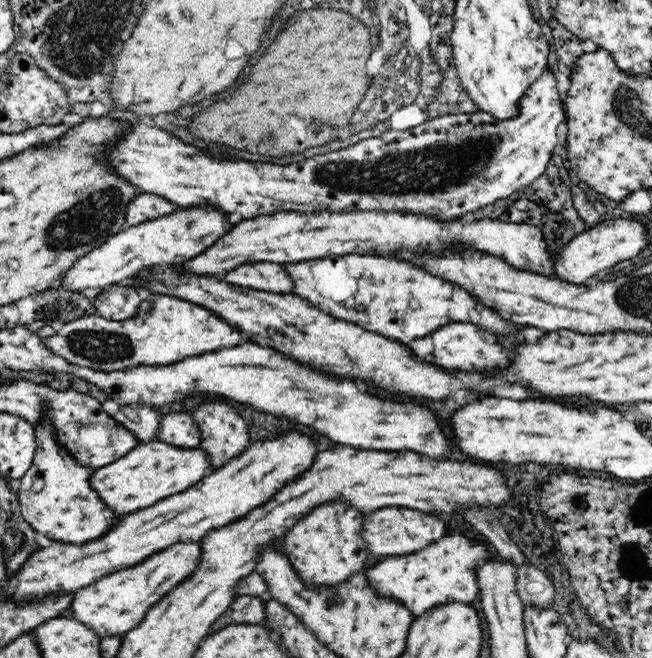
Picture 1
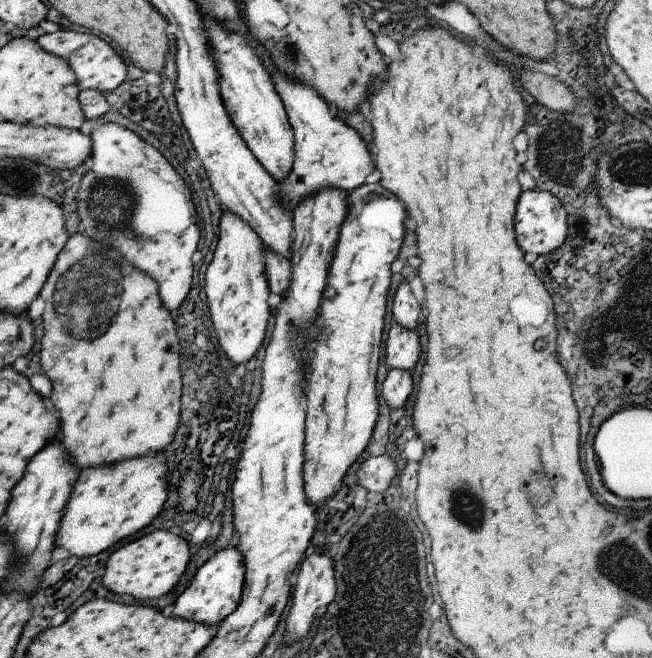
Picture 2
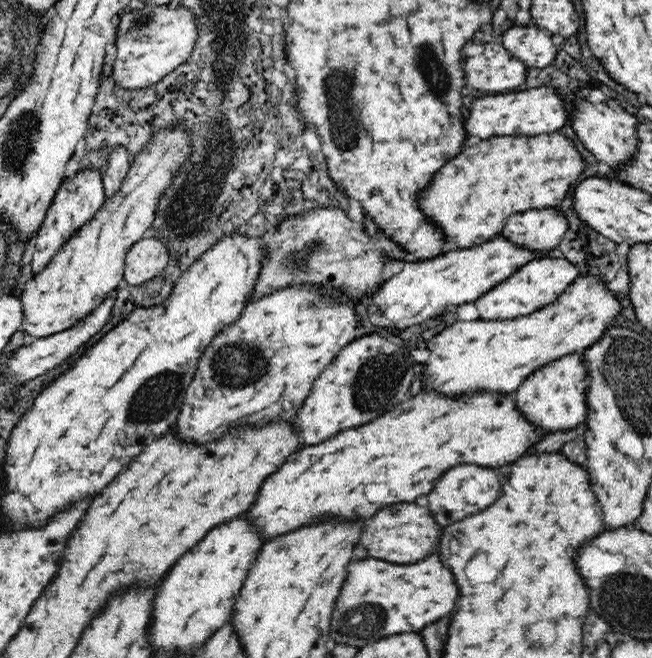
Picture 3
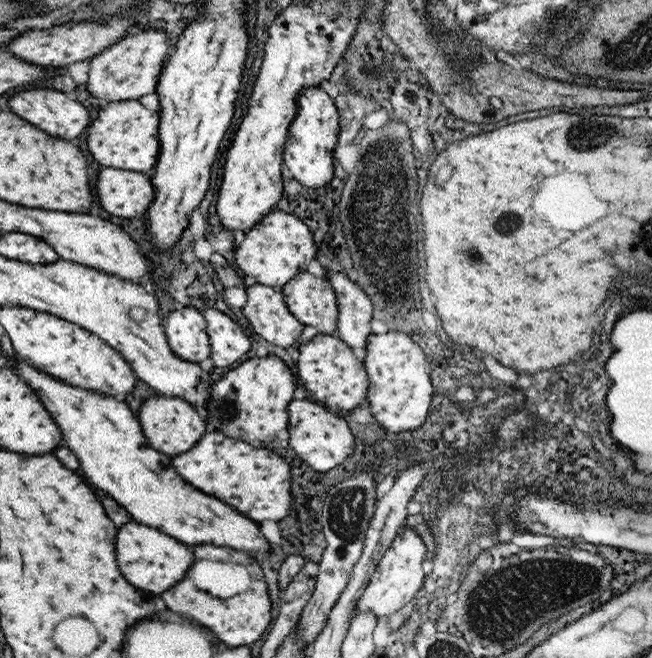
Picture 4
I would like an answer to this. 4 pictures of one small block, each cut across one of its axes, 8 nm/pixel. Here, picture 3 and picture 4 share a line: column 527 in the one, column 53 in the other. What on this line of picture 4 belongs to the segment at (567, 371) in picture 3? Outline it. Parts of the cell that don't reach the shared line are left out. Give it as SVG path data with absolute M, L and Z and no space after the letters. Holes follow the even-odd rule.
M17 364L17 374L21 374L21 378L25 378L25 382L29 382L29 386L33 386L33 390L37 390L37 394L41 394L41 402L45 402L45 410L49 410L49 414L53 414L53 420L57 422L57 426L61 426L61 434L65 438L65 446L69 450L73 450L77 454L79 466L81 466L81 476L85 478L85 482L89 486L93 486L99 494L105 494L109 498L113 498L121 508L125 508L129 512L129 516L133 518L133 522L155 528L171 538L177 538L179 542L185 544L213 544L213 546L229 546L235 550L241 550L245 554L253 554L259 560L265 560L269 556L269 544L263 538L263 534L259 532L259 524L251 522L249 518L243 518L235 508L219 502L213 496L207 496L199 490L195 490L193 486L185 484L177 472L173 470L167 454L157 452L155 448L149 446L149 442L145 440L141 422L135 420L137 412L131 412L129 406L125 406L123 402L117 402L113 398L105 398L99 396L97 392L89 392L89 390L81 390L81 388L73 388L73 386L65 386L59 380L53 380L41 372L37 372L35 368L31 368L29 364Z

